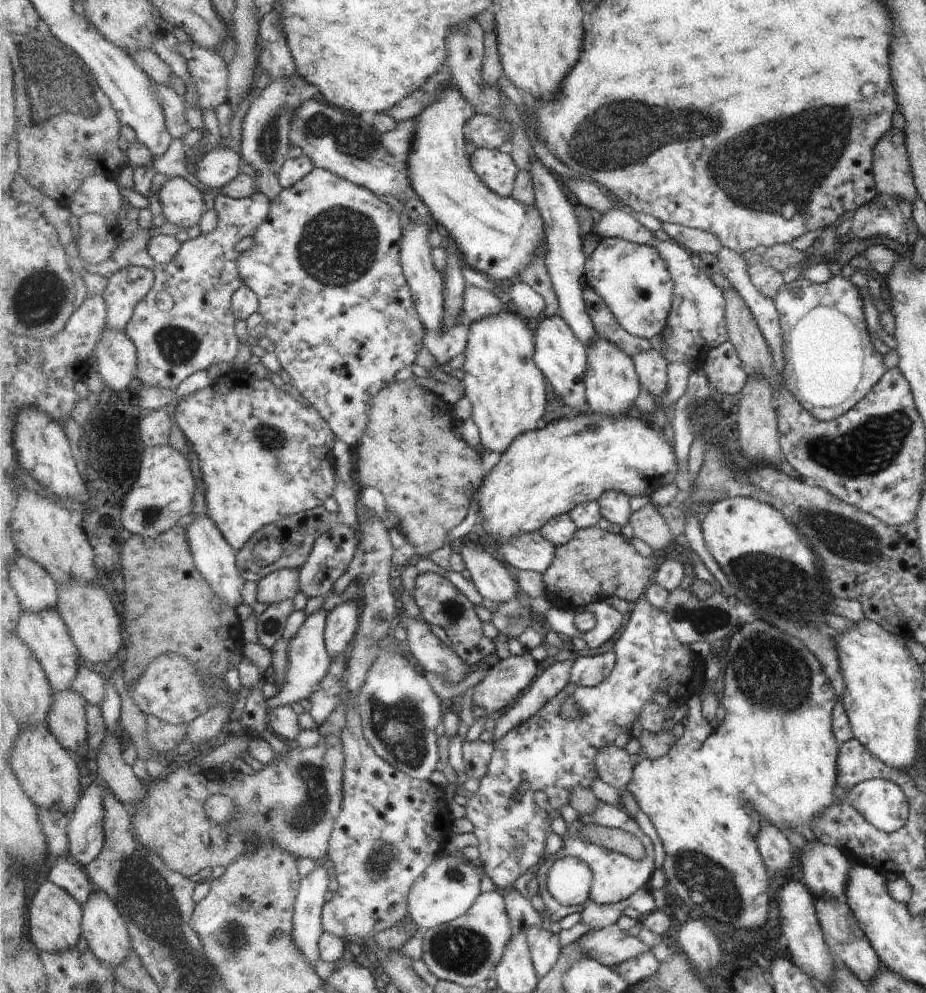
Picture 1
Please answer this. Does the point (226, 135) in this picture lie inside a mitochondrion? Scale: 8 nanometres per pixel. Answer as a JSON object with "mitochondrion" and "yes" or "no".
{"mitochondrion":"no"}

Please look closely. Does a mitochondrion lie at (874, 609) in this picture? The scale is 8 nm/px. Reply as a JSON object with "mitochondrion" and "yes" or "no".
{"mitochondrion":"no"}

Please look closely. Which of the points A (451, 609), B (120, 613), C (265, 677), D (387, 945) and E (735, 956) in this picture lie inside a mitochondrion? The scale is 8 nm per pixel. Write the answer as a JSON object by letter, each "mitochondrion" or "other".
{"A":"mitochondrion","B":"other","C":"other","D":"other","E":"other"}

